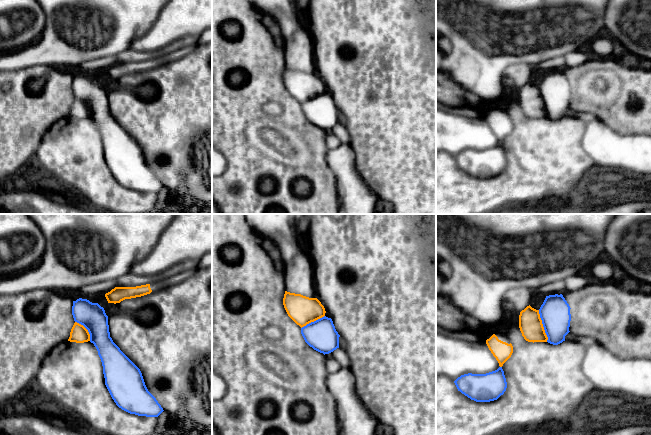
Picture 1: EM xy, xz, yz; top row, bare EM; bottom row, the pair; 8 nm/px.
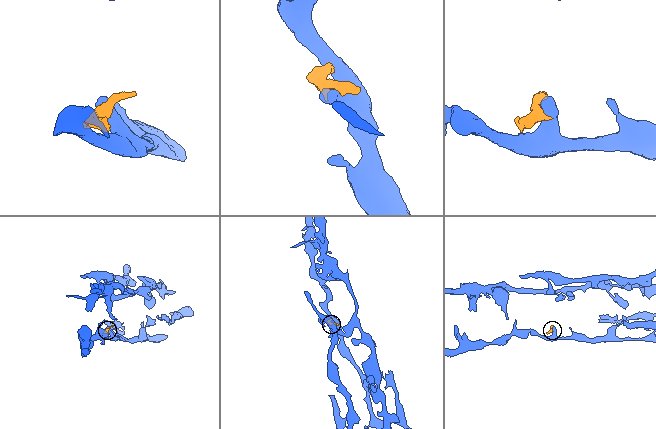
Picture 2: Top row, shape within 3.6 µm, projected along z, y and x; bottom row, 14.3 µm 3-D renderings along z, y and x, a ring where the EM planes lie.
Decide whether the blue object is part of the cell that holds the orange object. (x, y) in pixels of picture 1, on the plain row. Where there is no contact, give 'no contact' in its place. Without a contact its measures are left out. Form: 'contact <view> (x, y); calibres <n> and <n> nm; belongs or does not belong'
contact yz (542, 102); calibres 190 and 240 nm; does not belong

